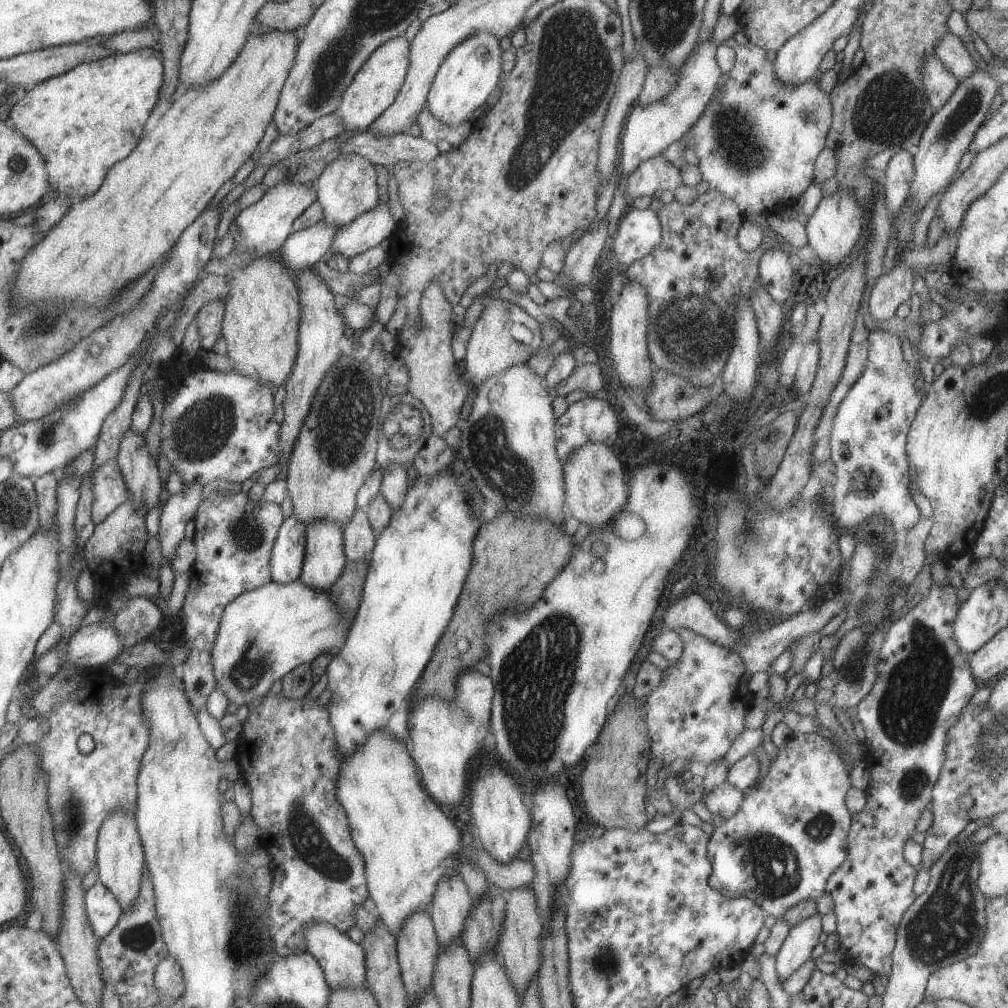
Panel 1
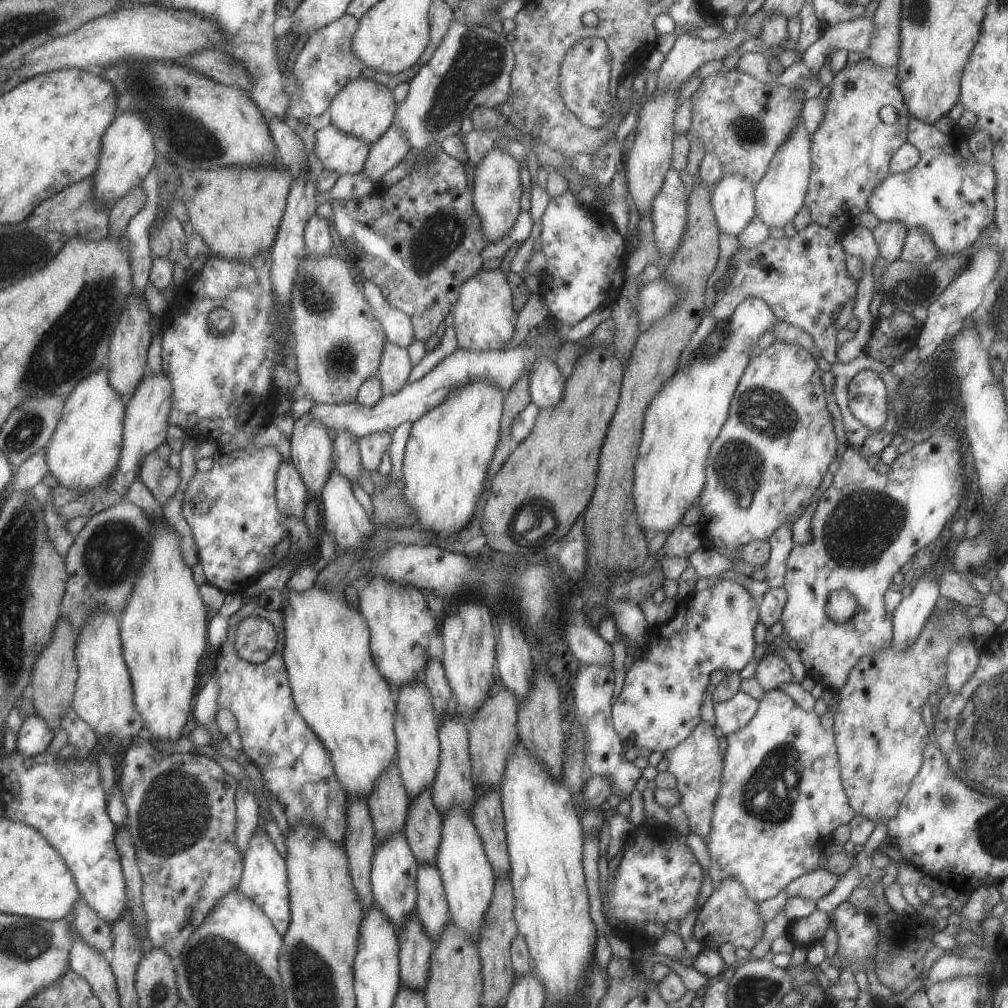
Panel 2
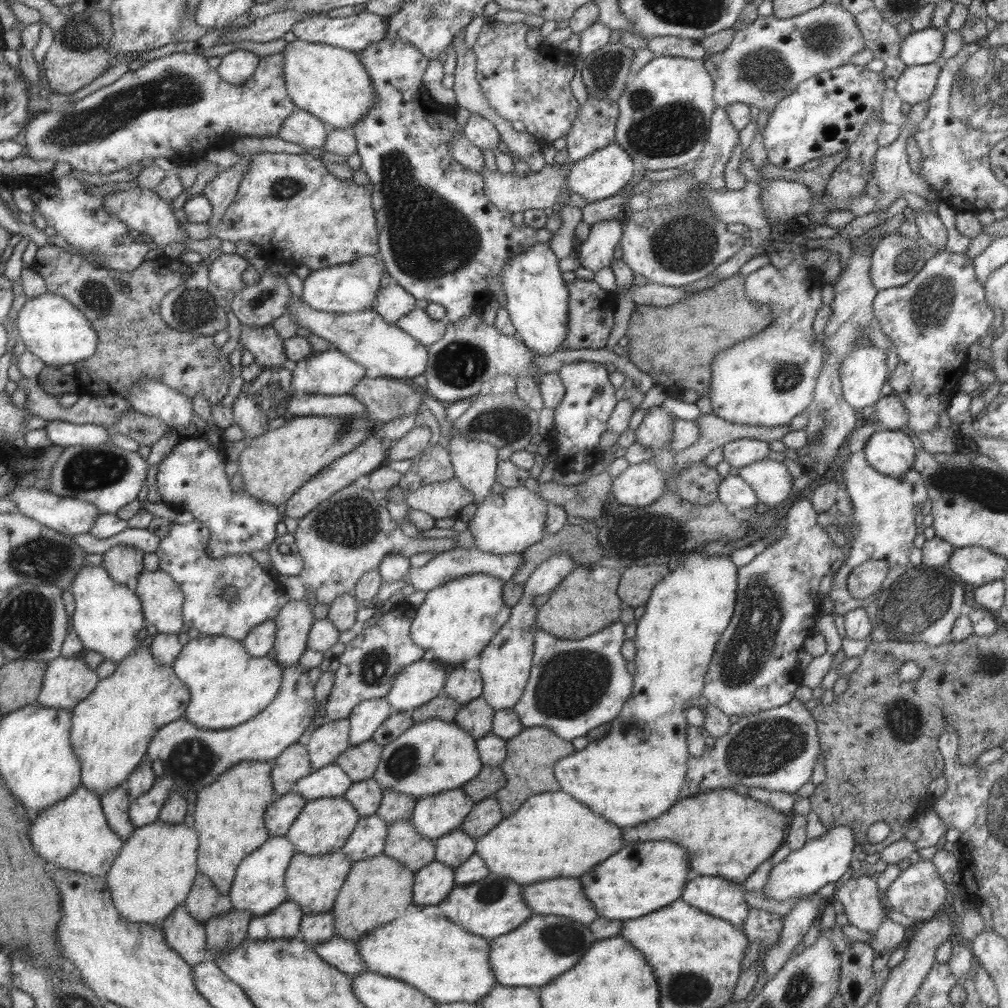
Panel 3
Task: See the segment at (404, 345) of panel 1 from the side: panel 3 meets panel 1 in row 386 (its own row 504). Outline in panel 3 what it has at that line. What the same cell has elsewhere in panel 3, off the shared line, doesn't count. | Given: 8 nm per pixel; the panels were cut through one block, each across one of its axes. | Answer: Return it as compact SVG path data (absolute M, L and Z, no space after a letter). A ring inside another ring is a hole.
M453 476L420 486L405 497L405 502L413 510L421 510L437 519L456 517L463 506L474 502L474 498Z

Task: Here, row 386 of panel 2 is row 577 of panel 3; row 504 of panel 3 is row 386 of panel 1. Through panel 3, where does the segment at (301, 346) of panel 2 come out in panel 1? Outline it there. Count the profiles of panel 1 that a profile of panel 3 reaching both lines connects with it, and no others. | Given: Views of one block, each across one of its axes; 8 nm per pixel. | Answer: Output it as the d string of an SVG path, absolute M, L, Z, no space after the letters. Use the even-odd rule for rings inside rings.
M342 355L322 374L316 384L308 413L286 460L286 494L292 504L292 515L305 525L321 517L331 517L343 528L355 512L355 494L369 476L375 460L376 436L380 429L379 407L383 390L378 376L369 371L367 359Z

